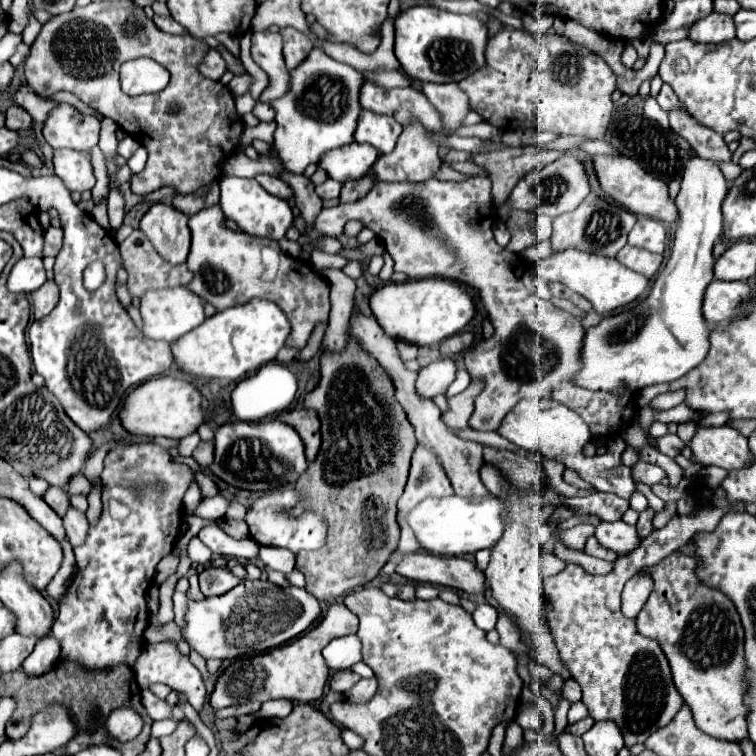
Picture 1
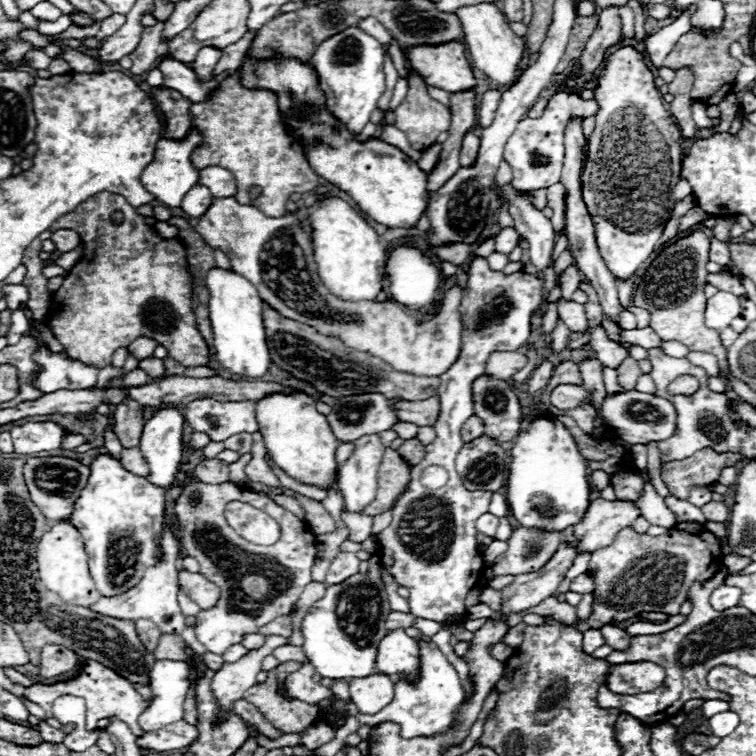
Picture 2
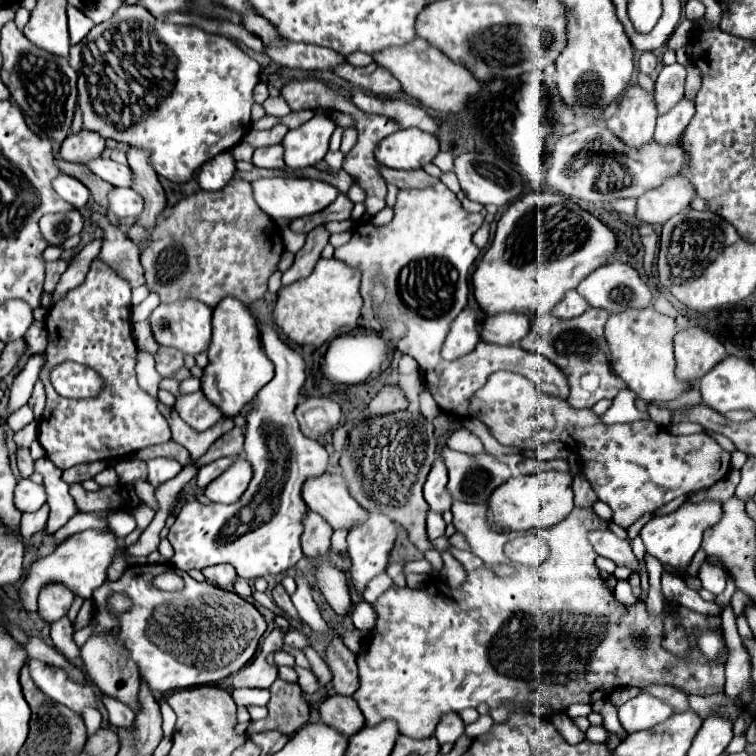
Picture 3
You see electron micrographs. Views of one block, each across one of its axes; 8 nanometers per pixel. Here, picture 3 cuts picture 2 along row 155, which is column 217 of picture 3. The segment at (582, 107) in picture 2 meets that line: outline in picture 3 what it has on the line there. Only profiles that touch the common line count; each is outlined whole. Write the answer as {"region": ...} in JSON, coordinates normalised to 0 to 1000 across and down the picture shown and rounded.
{"region":[[[360,426],[344,429],[344,442],[347,442],[347,458],[352,463],[352,471],[365,484],[365,495],[341,519],[339,529],[333,529],[333,534],[339,534],[339,545],[333,545],[333,550],[325,550],[328,566],[325,566],[323,598],[325,598],[325,608],[333,614],[336,630],[333,630],[331,643],[323,651],[320,661],[315,661],[312,667],[265,667],[257,661],[257,664],[246,664],[238,672],[233,690],[222,706],[222,714],[230,722],[228,746],[235,754],[243,754],[243,757],[270,754],[272,749],[302,743],[312,751],[317,765],[336,767],[344,762],[378,757],[399,738],[399,725],[397,725],[399,693],[397,693],[397,688],[407,672],[397,656],[397,648],[399,648],[399,640],[405,632],[423,630],[431,624],[434,598],[418,582],[405,579],[397,571],[394,558],[389,553],[389,540],[397,529],[397,513],[402,511],[402,503],[405,503],[405,481],[402,481],[399,471],[370,447],[370,442]]]}

